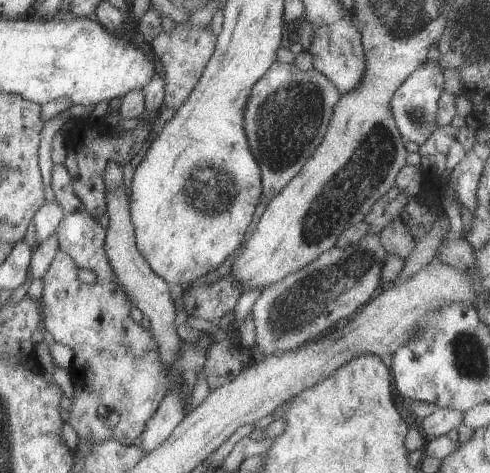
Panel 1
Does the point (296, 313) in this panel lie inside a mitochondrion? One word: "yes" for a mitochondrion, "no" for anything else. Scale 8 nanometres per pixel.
yes

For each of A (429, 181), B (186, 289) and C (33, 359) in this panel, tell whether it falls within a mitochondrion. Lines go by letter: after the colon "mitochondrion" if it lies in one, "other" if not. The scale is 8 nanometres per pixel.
A: other
B: other
C: other

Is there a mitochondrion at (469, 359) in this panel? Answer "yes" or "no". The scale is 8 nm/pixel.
yes

